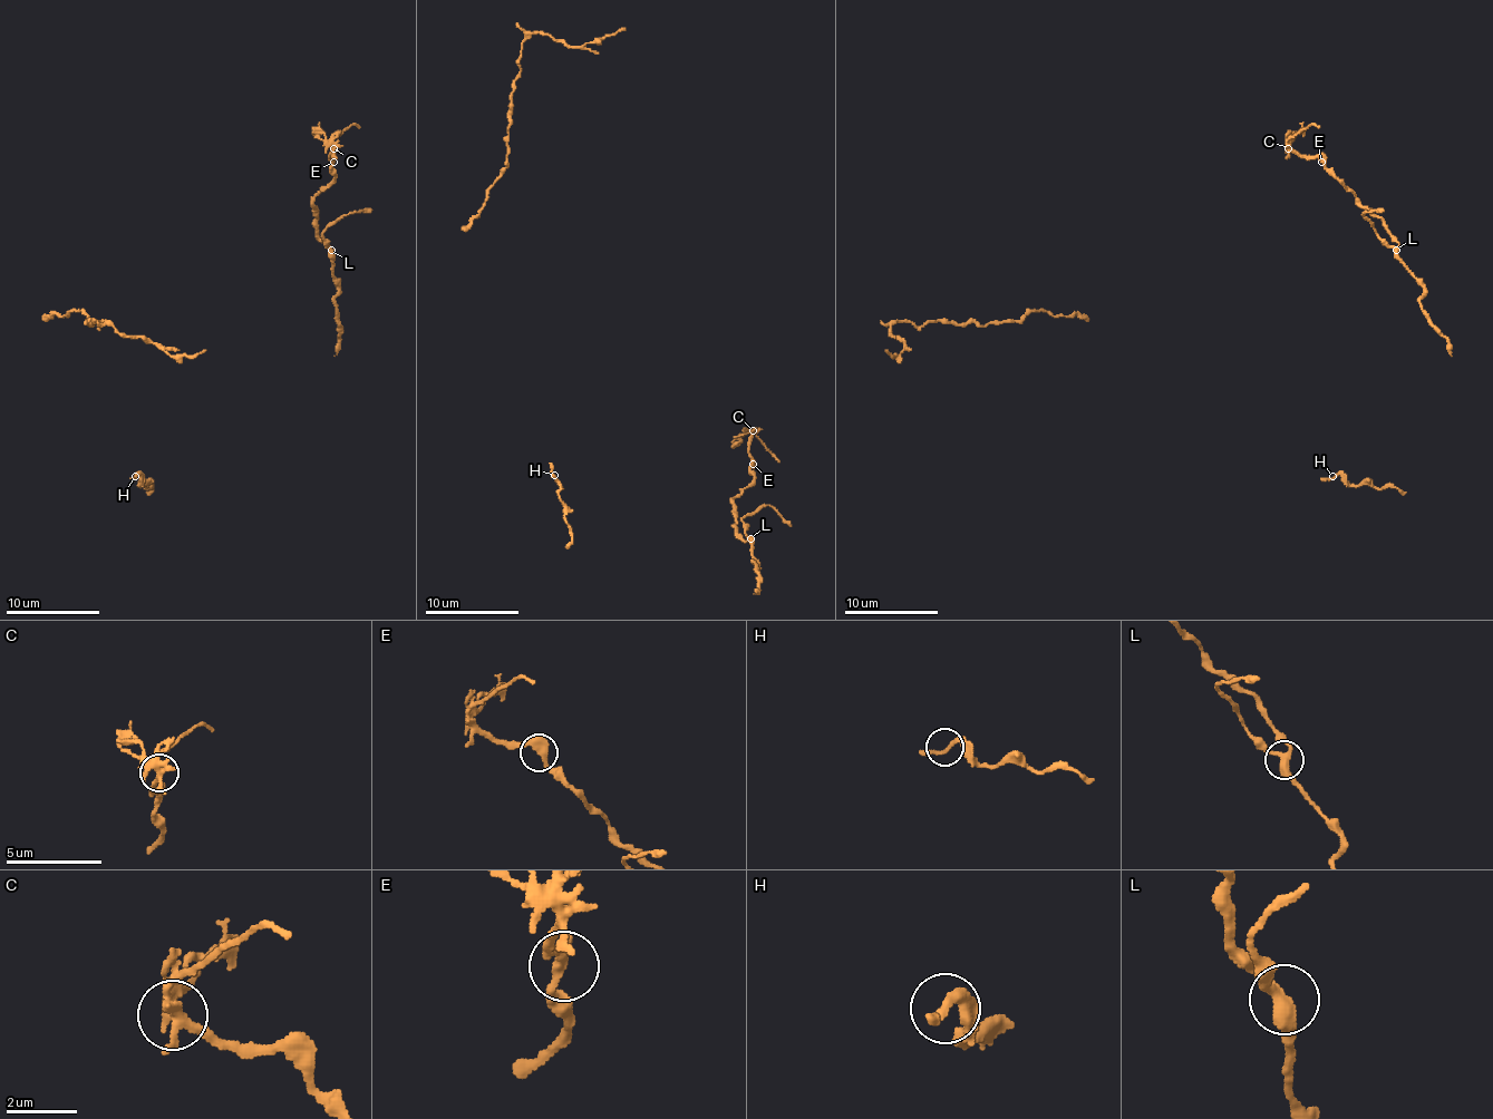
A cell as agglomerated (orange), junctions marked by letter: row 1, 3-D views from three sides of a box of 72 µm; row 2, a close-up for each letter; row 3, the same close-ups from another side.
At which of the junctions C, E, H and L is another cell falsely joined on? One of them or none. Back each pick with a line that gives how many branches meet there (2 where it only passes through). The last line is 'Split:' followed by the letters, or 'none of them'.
C: Branches: 4
Split: C

